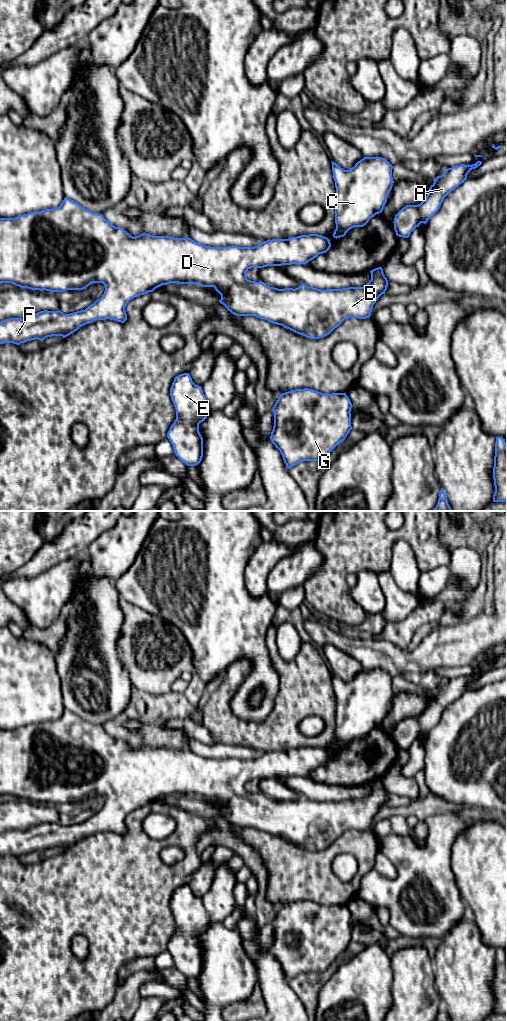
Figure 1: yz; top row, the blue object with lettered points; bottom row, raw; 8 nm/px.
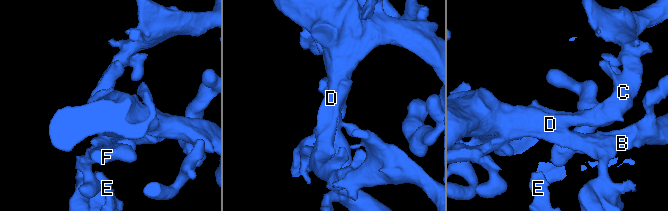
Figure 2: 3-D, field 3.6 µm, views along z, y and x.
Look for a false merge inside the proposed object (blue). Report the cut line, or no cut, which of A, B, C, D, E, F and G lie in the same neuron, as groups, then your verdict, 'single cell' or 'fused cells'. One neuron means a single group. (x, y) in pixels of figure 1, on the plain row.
cut none; groups A B C D E F G; single cell

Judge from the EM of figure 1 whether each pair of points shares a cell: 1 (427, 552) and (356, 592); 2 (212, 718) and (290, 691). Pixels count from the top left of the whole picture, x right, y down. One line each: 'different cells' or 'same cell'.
1: different cells
2: same cell

